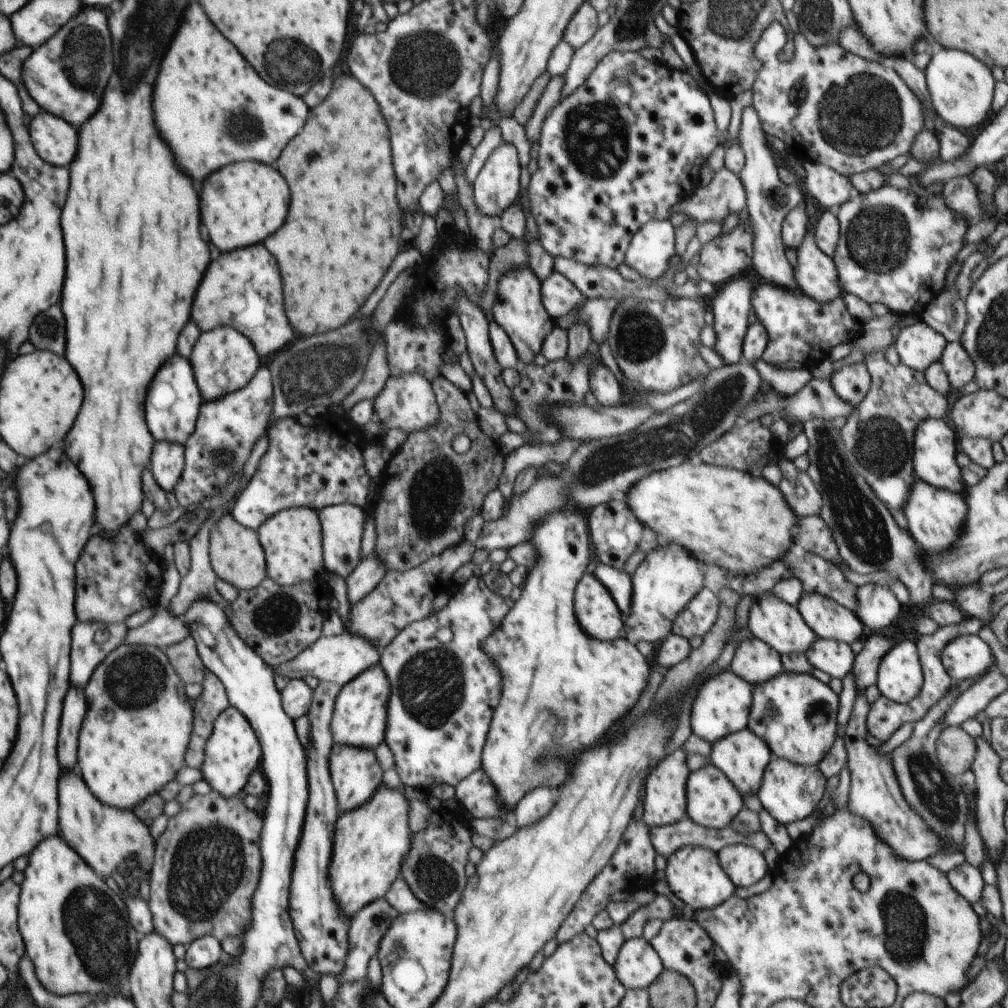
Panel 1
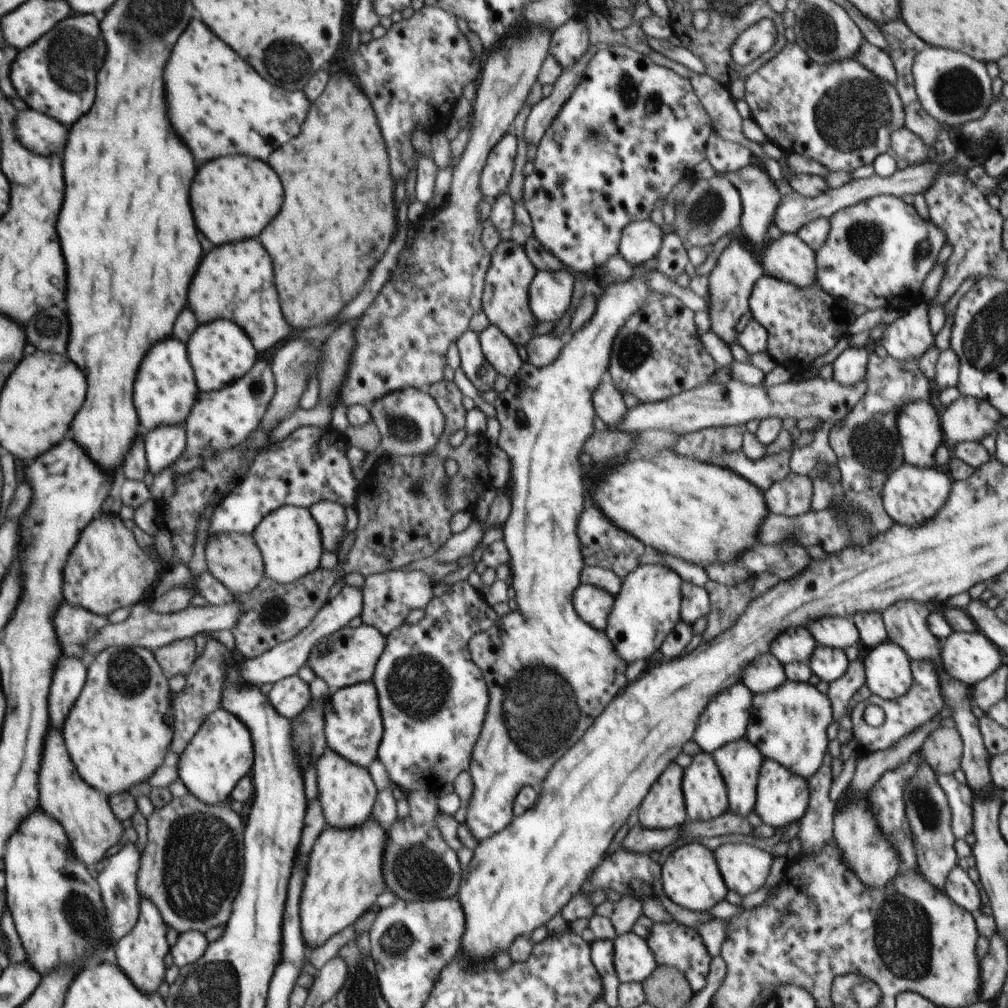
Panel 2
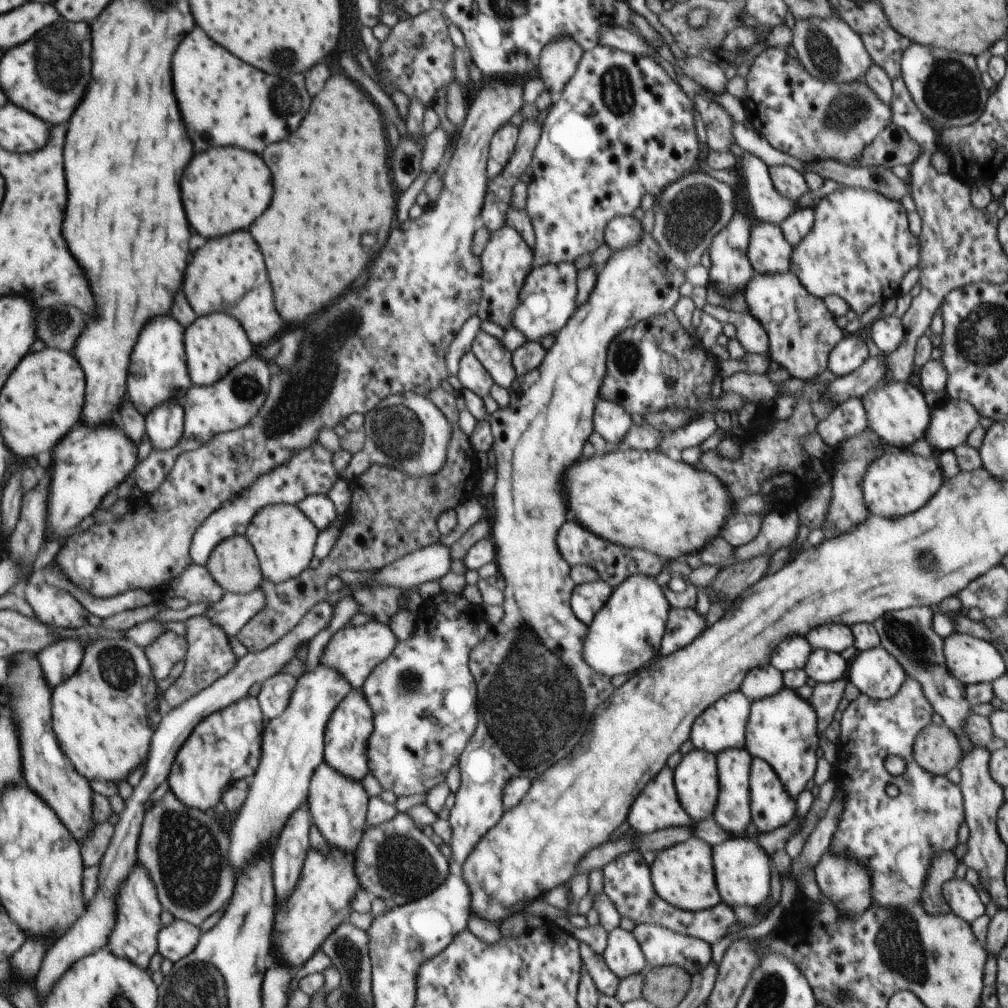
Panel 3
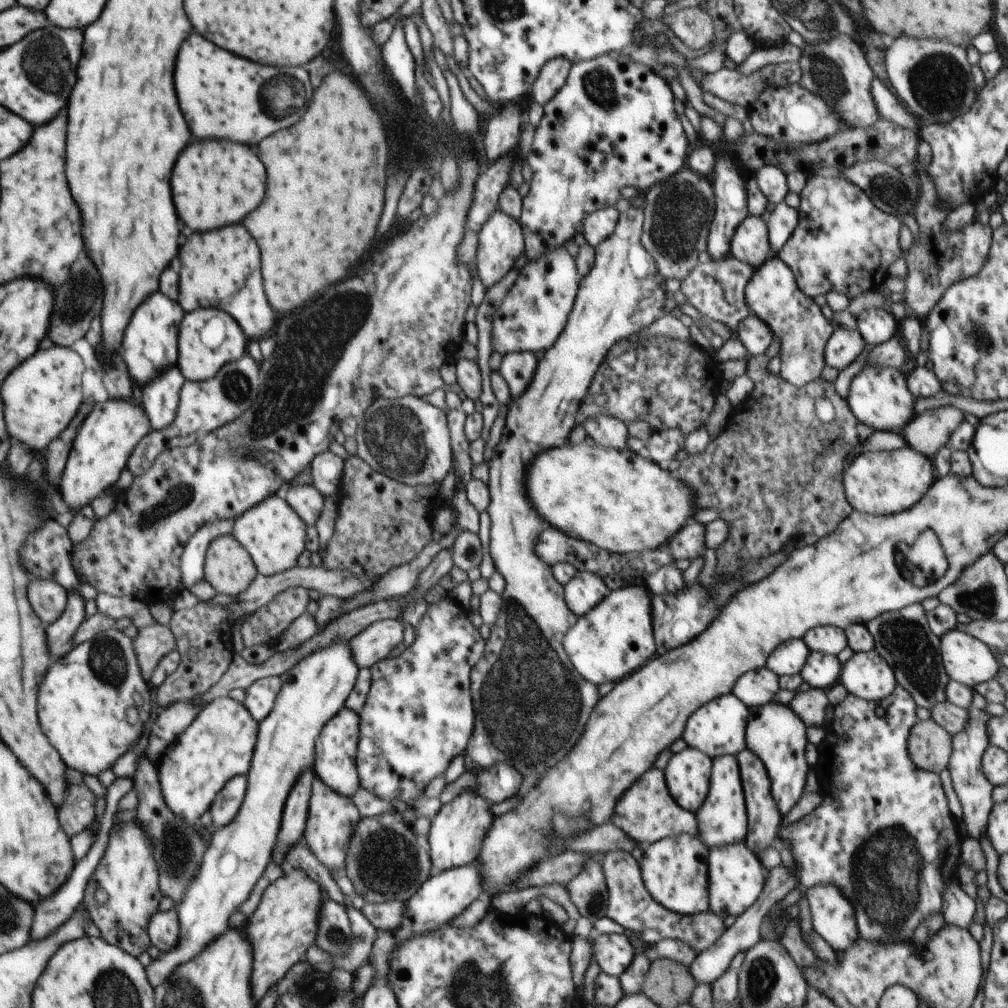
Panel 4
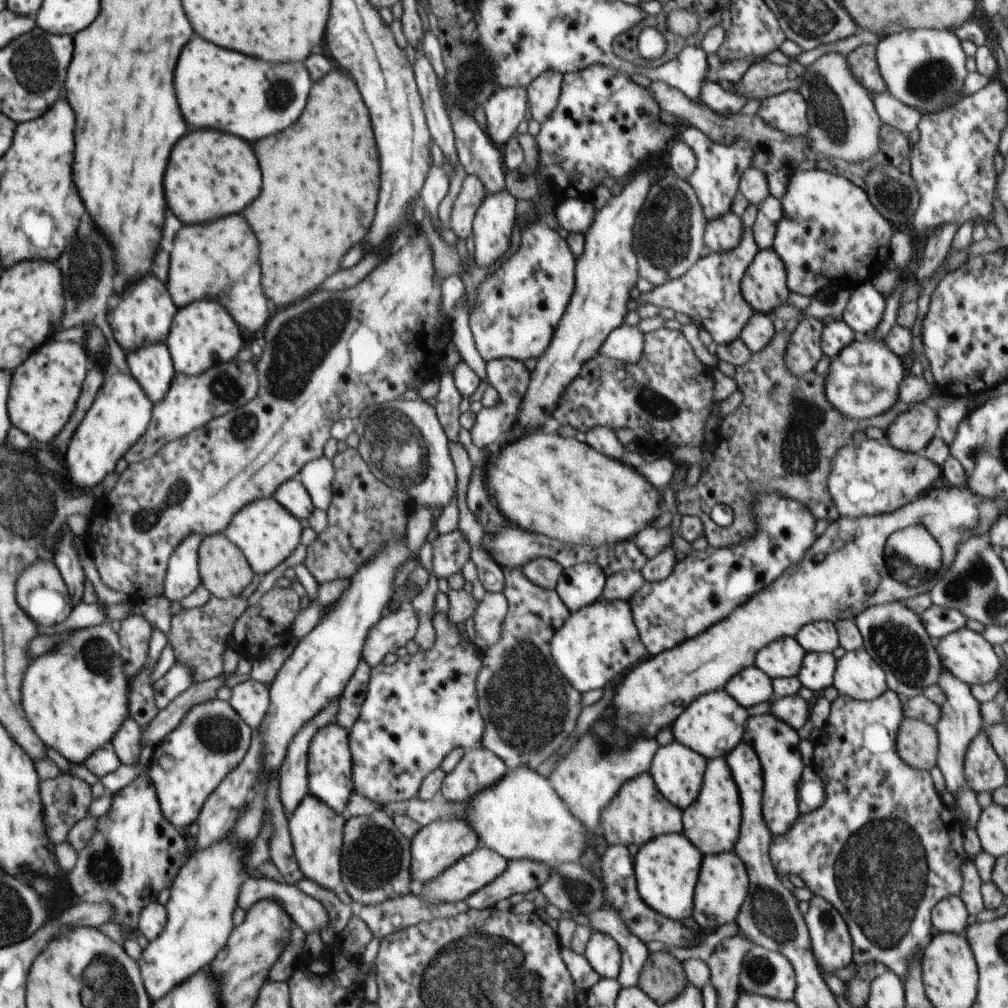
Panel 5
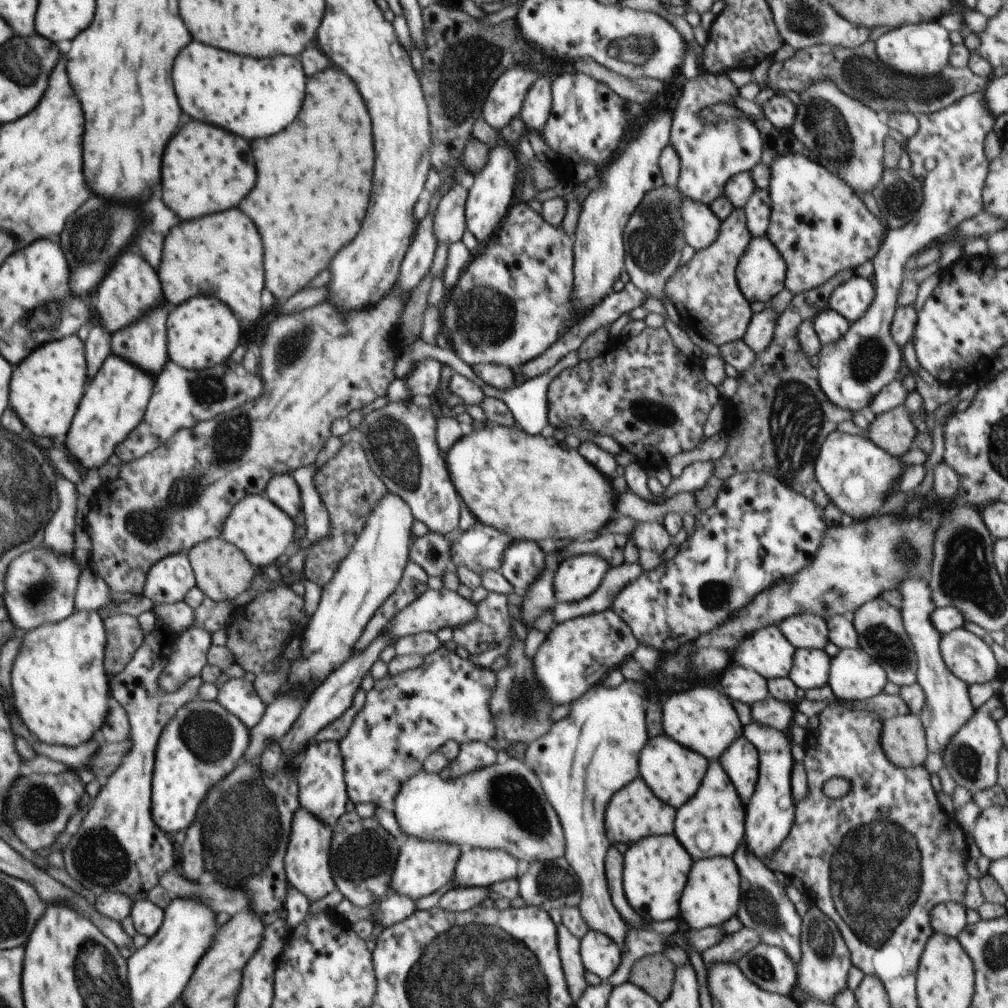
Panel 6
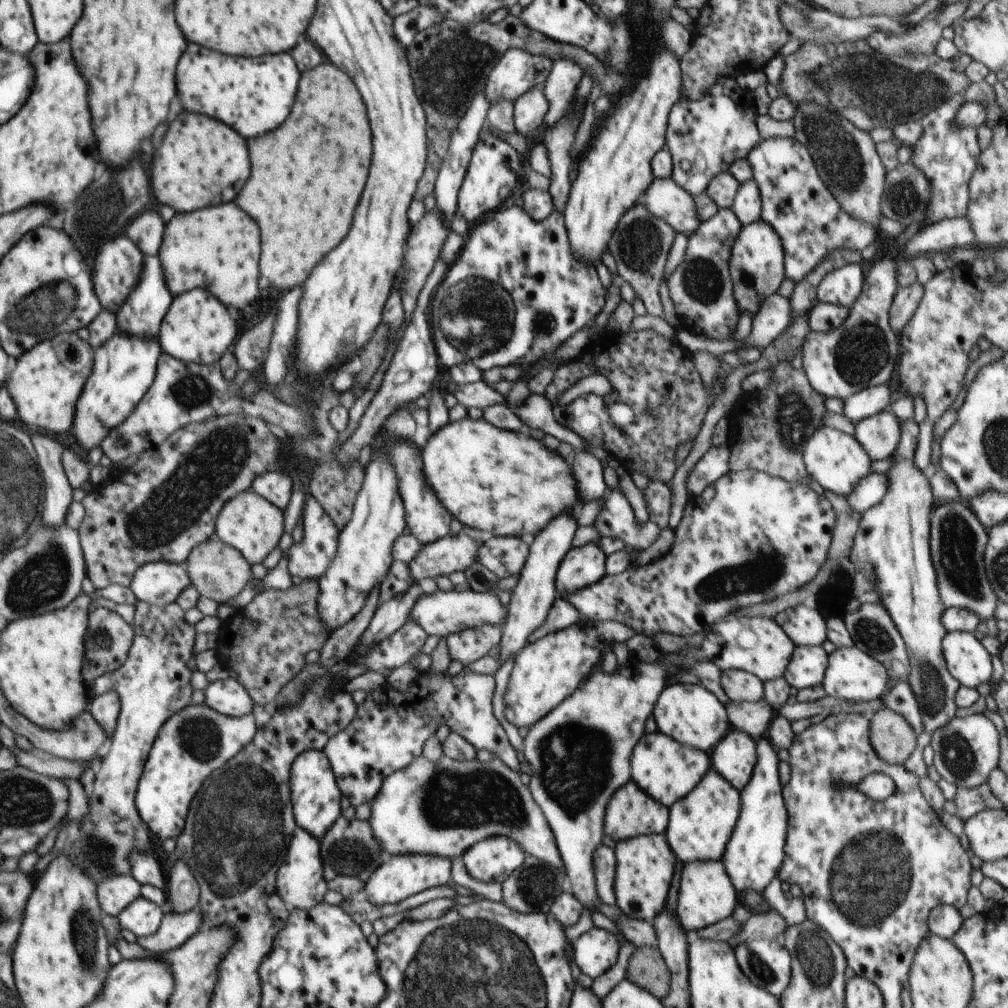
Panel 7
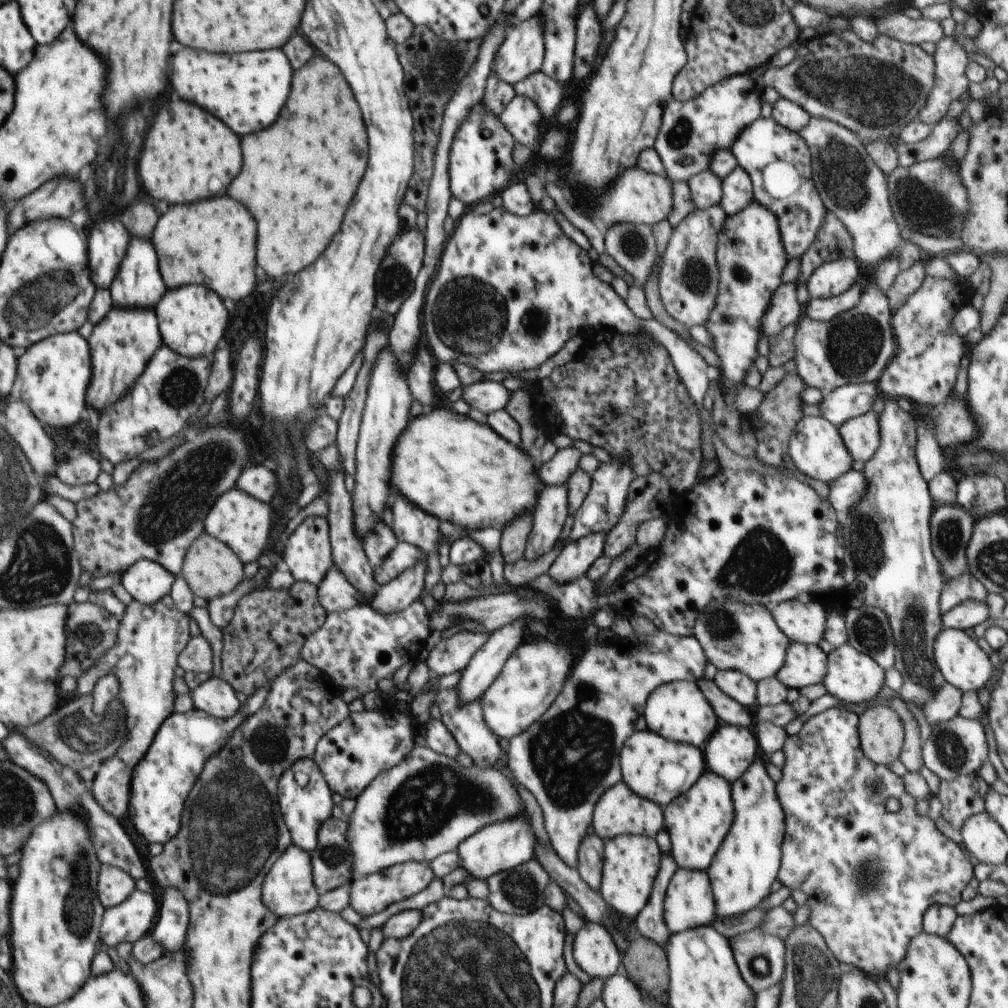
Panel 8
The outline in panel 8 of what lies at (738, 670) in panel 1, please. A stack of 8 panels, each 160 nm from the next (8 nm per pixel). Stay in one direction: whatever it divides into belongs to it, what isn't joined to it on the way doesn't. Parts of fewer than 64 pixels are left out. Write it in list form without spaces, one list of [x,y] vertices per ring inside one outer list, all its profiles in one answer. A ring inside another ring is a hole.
[[[719,670],[713,678],[715,685],[730,698],[746,708],[756,706],[757,682],[747,674],[737,670]]]

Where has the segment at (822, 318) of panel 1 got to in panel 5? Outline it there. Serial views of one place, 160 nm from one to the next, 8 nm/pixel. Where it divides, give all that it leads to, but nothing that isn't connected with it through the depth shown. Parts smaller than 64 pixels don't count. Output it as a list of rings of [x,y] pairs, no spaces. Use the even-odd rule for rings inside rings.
[[[773,248],[758,250],[740,282],[742,296],[755,312],[772,316],[774,308],[787,304],[790,291],[783,261]],[[804,318],[790,335],[785,360],[794,376],[805,376],[814,371],[822,358],[820,340],[824,324],[816,318]]]

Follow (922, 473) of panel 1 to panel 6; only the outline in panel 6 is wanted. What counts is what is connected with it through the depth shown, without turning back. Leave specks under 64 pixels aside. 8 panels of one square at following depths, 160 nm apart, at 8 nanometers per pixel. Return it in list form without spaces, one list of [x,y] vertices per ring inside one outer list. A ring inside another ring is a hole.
[[[976,92],[964,96],[956,103],[947,108],[929,114],[920,114],[917,116],[919,121],[919,130],[908,140],[906,150],[908,152],[912,172],[920,184],[922,184],[923,202],[916,216],[908,223],[898,229],[890,229],[883,238],[879,252],[872,258],[874,264],[874,274],[870,278],[874,286],[874,300],[860,316],[860,320],[850,323],[848,332],[833,344],[821,344],[818,352],[818,366],[816,367],[816,376],[818,384],[824,395],[839,408],[848,411],[864,412],[872,398],[886,386],[896,379],[896,375],[902,366],[903,352],[900,346],[894,342],[891,334],[891,323],[897,308],[897,296],[906,278],[906,262],[912,256],[918,256],[924,250],[933,245],[944,242],[951,237],[956,226],[964,220],[974,218],[984,207],[982,204],[982,192],[984,189],[984,180],[988,176],[988,160],[984,154],[984,140],[988,132],[993,130],[995,118],[986,108],[984,102],[984,93]]]

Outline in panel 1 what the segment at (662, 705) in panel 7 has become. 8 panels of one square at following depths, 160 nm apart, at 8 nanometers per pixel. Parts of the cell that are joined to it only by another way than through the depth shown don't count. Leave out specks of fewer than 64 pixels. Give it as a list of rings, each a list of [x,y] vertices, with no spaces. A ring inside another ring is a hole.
[[[730,668],[706,679],[698,689],[692,705],[692,732],[713,744],[725,736],[746,728],[752,704],[753,687]]]

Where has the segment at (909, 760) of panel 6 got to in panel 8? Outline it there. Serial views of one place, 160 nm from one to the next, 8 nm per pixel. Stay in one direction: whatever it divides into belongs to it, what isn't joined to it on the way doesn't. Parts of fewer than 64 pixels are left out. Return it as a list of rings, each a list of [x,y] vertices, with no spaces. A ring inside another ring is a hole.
[[[878,705],[859,715],[859,739],[864,754],[879,765],[898,759],[903,749],[905,728],[901,718],[888,705]]]

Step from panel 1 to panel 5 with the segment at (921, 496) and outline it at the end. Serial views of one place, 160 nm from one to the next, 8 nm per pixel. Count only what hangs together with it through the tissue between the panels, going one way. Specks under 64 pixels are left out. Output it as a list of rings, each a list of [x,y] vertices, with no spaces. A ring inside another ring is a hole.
[[[866,439],[860,446],[852,440],[833,457],[828,477],[829,493],[842,517],[867,517],[902,508],[934,486],[941,467],[924,454],[906,452],[888,442]]]

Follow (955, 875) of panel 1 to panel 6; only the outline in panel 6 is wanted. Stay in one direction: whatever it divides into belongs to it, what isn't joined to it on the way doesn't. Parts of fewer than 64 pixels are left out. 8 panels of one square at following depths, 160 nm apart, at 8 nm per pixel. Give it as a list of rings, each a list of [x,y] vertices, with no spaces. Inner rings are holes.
[[[954,902],[938,904],[931,911],[931,926],[934,933],[957,938],[967,926],[965,907]]]

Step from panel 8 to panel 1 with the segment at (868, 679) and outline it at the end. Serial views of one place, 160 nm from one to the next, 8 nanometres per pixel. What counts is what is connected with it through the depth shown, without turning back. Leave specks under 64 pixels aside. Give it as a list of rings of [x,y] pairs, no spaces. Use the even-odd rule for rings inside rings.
[[[914,641],[898,643],[881,658],[876,685],[888,700],[906,704],[918,696],[923,682],[923,670]]]

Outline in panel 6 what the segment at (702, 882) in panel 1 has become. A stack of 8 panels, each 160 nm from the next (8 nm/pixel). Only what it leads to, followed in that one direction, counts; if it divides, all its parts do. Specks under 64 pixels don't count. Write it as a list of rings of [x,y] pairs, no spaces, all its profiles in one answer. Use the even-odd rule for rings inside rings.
[[[653,835],[633,843],[624,853],[622,888],[635,916],[644,922],[663,922],[679,916],[682,890],[693,860],[675,835]]]

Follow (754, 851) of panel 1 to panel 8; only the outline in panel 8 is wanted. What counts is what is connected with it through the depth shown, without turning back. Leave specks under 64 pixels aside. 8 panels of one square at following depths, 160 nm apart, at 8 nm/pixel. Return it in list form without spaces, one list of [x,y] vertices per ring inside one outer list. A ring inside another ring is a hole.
[[[676,869],[667,888],[664,908],[666,926],[673,933],[679,933],[701,926],[712,926],[717,917],[717,912],[709,874],[701,870]]]

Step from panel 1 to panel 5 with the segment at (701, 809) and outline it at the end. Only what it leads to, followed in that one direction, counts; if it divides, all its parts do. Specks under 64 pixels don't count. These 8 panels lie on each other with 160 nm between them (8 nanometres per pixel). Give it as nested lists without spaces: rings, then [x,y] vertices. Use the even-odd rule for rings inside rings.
[[[674,740],[670,744],[661,746],[657,749],[649,773],[652,775],[658,790],[679,809],[688,808],[700,794],[705,768],[707,767],[707,759],[691,748],[680,744]]]

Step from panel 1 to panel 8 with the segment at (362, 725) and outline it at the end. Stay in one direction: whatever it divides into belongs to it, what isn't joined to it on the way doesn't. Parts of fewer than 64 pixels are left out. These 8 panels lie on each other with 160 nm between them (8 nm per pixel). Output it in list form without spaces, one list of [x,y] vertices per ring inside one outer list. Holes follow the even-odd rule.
[[[313,758],[300,759],[282,773],[277,784],[276,798],[280,812],[289,828],[292,843],[308,852],[316,848],[321,824],[332,816],[332,806],[334,806],[332,795],[333,790],[328,786],[320,767]],[[298,772],[304,772],[308,776],[306,786],[300,786],[296,782]]]

